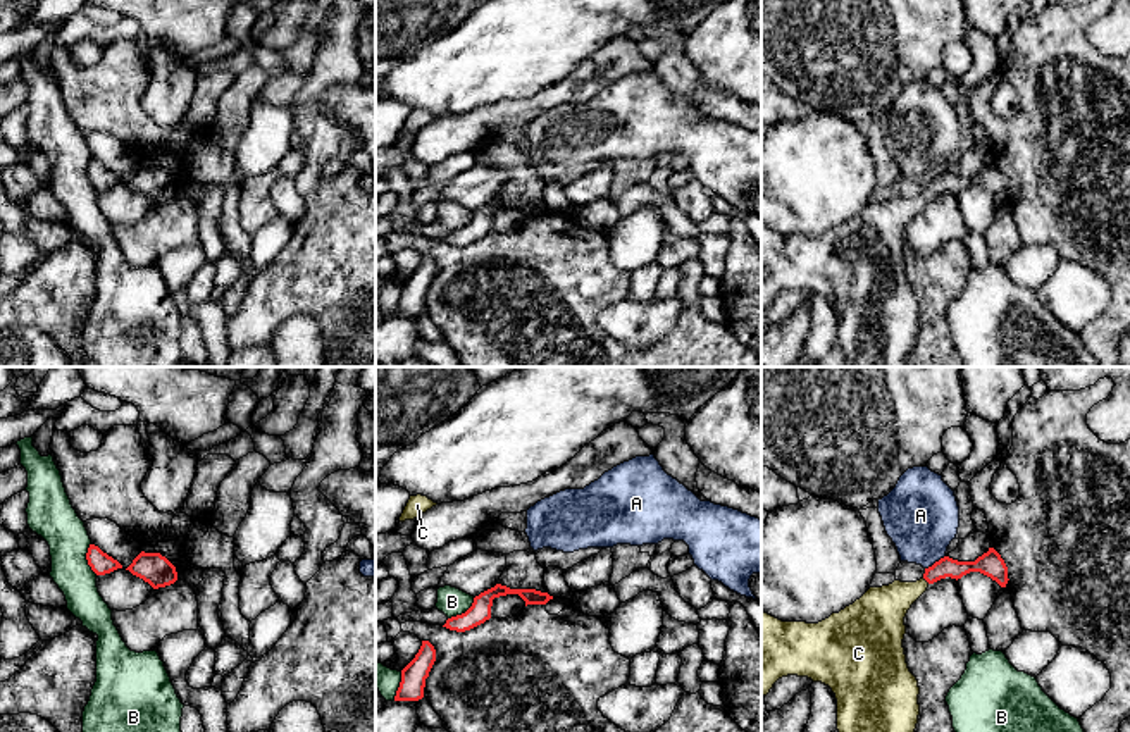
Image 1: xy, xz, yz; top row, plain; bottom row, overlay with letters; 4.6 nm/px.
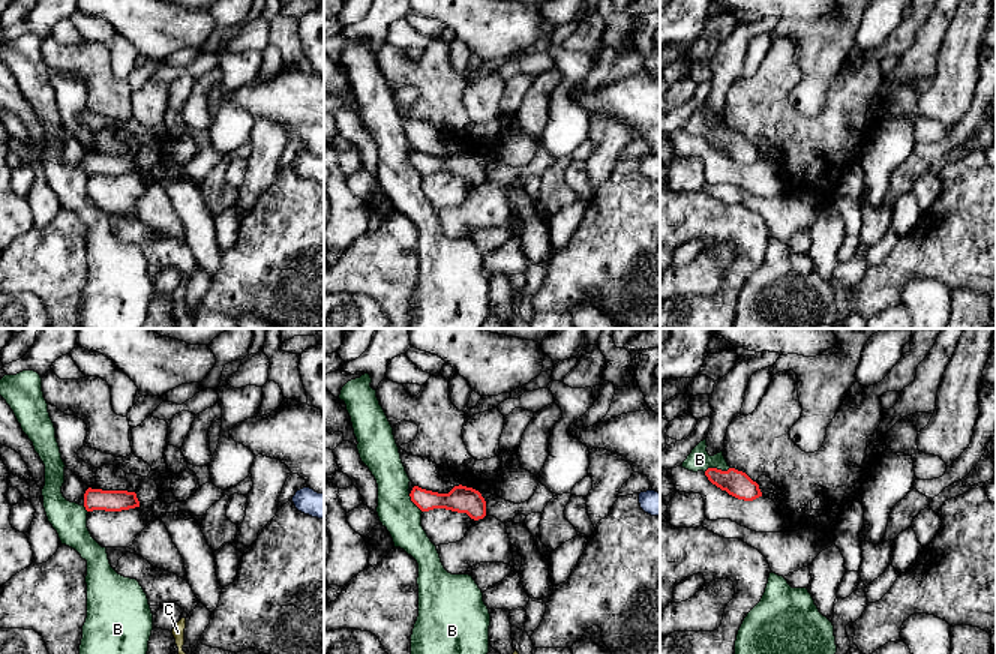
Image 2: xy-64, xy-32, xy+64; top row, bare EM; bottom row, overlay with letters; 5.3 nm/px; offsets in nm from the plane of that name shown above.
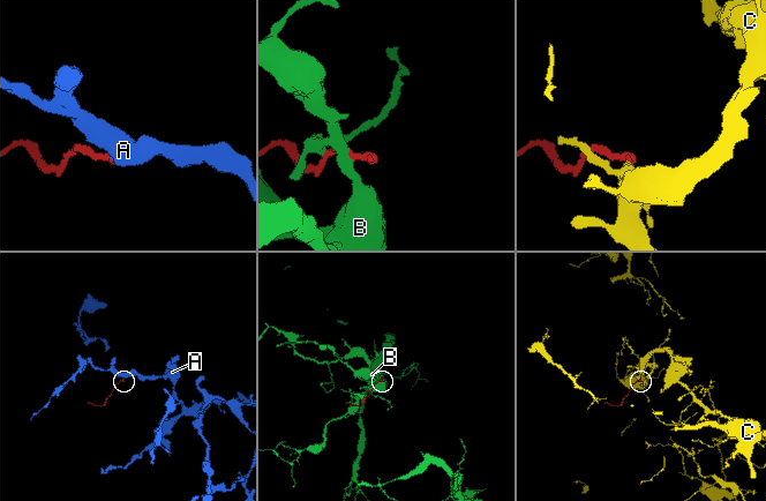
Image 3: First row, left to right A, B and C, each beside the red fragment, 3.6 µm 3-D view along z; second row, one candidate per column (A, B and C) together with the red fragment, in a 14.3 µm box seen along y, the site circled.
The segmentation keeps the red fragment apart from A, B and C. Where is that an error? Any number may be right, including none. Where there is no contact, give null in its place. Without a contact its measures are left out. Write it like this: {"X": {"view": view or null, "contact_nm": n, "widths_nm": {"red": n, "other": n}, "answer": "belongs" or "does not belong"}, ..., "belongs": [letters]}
{"A": {"view": "yz", "contact_nm": 120, "widths_nm": {"red": 110, "other": 360}, "answer": "does not belong"}, "B": {"view": "xy", "contact_nm": 160, "widths_nm": {"red": 100, "other": 200}, "answer": "does not belong"}, "C": {"view": "yz", "contact_nm": 50, "widths_nm": {"red": 100, "other": 220}, "answer": "belongs"}, "belongs": ["C"]}

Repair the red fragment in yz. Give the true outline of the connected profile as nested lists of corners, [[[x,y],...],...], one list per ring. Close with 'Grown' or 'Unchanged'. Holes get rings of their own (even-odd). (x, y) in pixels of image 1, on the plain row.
[[[989,162],[975,176],[941,172],[916,196],[894,195],[870,202],[860,214],[818,238],[782,236],[761,226],[761,310],[787,289],[808,291],[832,303],[837,313],[837,344],[844,355],[842,367],[904,367],[916,343],[918,295],[910,286],[903,253],[904,231],[911,219],[941,193],[961,193],[980,186],[1001,202],[1008,198],[1008,181],[1001,169]]]. Grown

